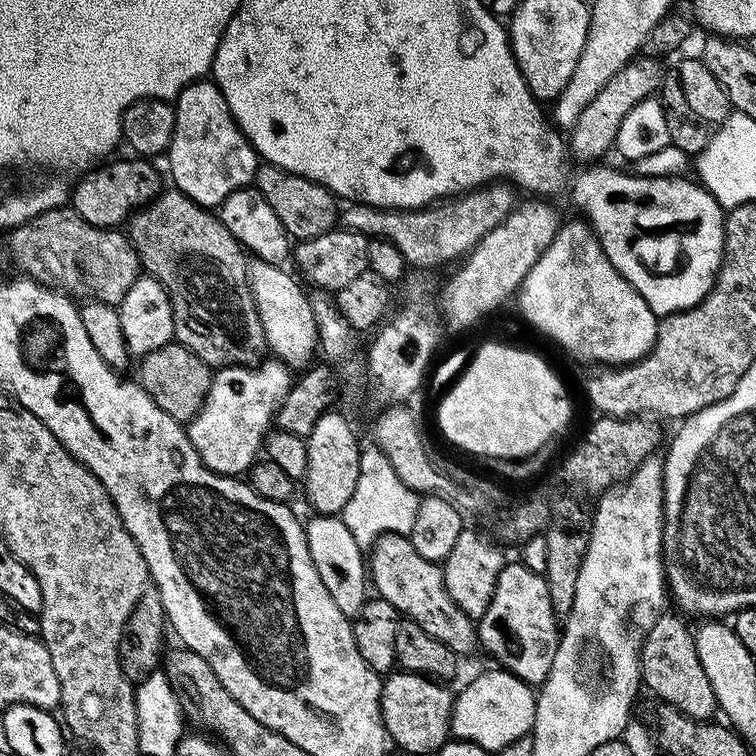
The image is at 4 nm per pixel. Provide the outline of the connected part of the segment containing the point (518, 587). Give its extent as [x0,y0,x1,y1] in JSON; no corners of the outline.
[478,562,561,686]

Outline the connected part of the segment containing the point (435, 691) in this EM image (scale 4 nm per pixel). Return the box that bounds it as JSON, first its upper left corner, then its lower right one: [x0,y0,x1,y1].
[380,670,453,754]

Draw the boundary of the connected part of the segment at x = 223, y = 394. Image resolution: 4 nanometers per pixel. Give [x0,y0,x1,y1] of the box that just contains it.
[186,358,294,477]

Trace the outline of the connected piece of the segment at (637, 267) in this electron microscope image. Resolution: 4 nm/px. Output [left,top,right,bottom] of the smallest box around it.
[570,164,725,318]

